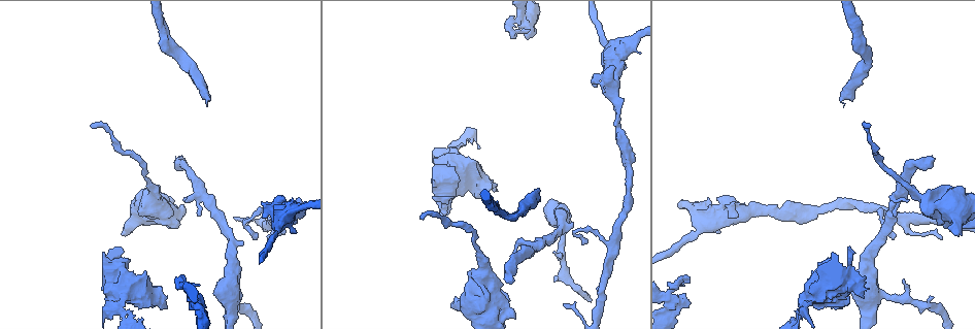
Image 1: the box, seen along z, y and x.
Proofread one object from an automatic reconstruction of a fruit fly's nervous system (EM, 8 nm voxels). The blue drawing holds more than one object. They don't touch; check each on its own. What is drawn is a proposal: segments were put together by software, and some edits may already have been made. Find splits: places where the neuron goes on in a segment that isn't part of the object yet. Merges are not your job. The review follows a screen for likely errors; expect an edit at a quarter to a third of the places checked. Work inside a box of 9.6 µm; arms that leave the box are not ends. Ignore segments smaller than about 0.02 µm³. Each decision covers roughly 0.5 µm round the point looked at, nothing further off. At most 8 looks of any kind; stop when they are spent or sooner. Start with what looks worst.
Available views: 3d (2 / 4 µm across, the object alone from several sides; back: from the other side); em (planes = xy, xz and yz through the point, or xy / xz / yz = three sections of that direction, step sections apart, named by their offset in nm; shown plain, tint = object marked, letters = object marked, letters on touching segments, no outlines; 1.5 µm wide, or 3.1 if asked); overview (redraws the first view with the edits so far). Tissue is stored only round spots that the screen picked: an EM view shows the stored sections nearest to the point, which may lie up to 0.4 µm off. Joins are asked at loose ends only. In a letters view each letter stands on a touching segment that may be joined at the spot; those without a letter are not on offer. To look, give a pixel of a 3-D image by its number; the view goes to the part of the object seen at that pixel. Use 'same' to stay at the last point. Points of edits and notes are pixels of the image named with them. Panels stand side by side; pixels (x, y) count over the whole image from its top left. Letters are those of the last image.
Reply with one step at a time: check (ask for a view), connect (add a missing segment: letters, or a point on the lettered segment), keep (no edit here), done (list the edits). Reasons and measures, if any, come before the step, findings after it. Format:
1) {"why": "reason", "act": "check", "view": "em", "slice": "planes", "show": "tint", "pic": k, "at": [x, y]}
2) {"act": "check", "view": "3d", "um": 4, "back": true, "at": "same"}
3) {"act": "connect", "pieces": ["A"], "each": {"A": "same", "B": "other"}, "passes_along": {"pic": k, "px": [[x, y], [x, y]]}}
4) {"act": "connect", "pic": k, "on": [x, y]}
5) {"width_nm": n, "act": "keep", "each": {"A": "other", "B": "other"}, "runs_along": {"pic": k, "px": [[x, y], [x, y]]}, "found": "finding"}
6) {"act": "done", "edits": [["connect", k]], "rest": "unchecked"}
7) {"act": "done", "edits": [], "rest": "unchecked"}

{"why": "branch stops here", "act": "check", "view": "em", "slice": "planes", "show": "letters", "pic": 1, "at": [180, 156]}

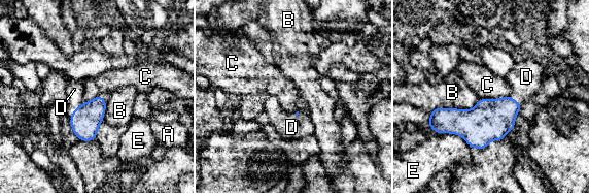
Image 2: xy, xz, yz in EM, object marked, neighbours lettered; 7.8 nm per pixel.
{"act": "connect", "pieces": ["D"], "each": {"A": "other", "B": "other", "C": "other", "D": "same", "E": "other"}, "found": "it goes on there"}

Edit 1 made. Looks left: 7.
{"why": "see it whole again", "act": "check", "view": "overview"}

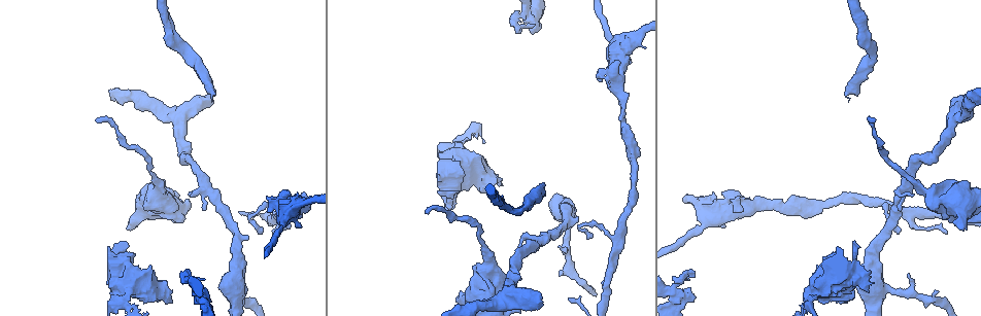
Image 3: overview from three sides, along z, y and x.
{"why": "branch stops here", "act": "check", "view": "3d", "um": 2, "pic": 3, "at": [693, 296]}

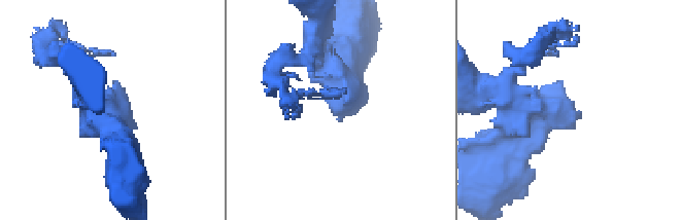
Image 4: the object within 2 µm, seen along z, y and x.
{"why": "need the tissue", "act": "check", "view": "em", "slice": "xz", "step": 4, "show": "letters", "pic": 4, "at": [578, 111]}

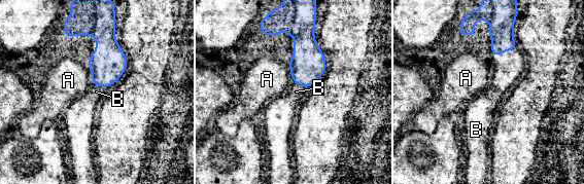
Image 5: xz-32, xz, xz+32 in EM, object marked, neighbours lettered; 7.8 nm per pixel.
{"act": "connect", "pieces": ["B"], "each": {"A": "other", "B": "same"}, "passes_along": {"pic": 5, "px": [[108, 63], [99, 85], [96, 92]]}, "found": "the neuron continues"}

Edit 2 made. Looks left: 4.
{"act": "check", "view": "overview"}

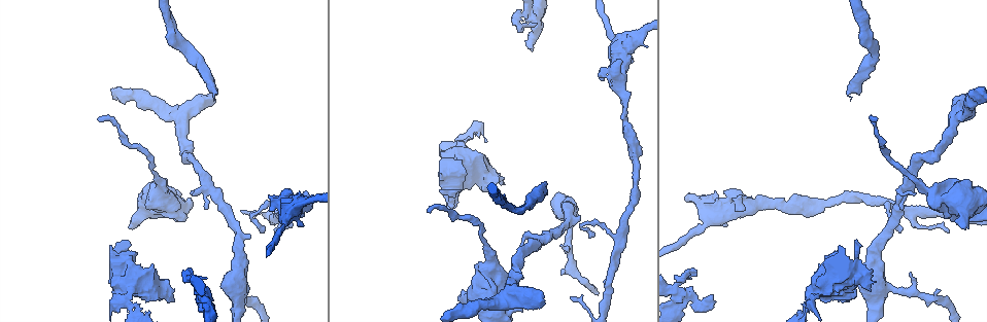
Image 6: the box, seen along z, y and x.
{"why": "free end", "act": "check", "view": "3d", "um": 4, "back": true, "pic": 6, "at": [962, 227]}

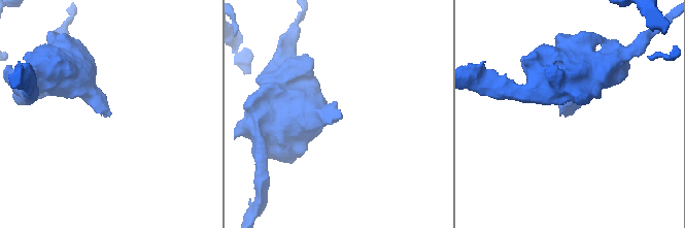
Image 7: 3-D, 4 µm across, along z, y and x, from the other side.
{"act": "check", "view": "em", "slice": "xy", "step": 8, "show": "plain", "pic": 7, "at": [111, 112]}

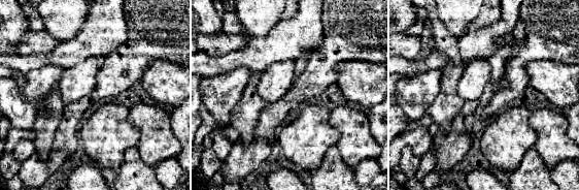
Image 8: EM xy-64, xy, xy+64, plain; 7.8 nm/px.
{"why": "see the neighbours", "act": "check", "view": "em", "slice": "xy", "step": 8, "show": "letters", "at": "same"}

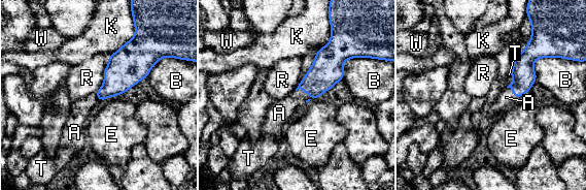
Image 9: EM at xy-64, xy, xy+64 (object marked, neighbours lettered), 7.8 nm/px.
{"width_nm": 160, "act": "connect", "pieces": ["A"], "each": {"A": "same", "B": "other", "E": "other", "K": "other", "R": "other", "T": "other", "W": "other"}, "passes_along": {"pic": 9, "px": [[326, 70], [305, 92], [280, 112]]}, "found": "the neuron continues"}

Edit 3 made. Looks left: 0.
{"act": "done", "edits": [["connect", 2], ["connect", 5], ["connect", 9]], "rest": "unchecked"}

